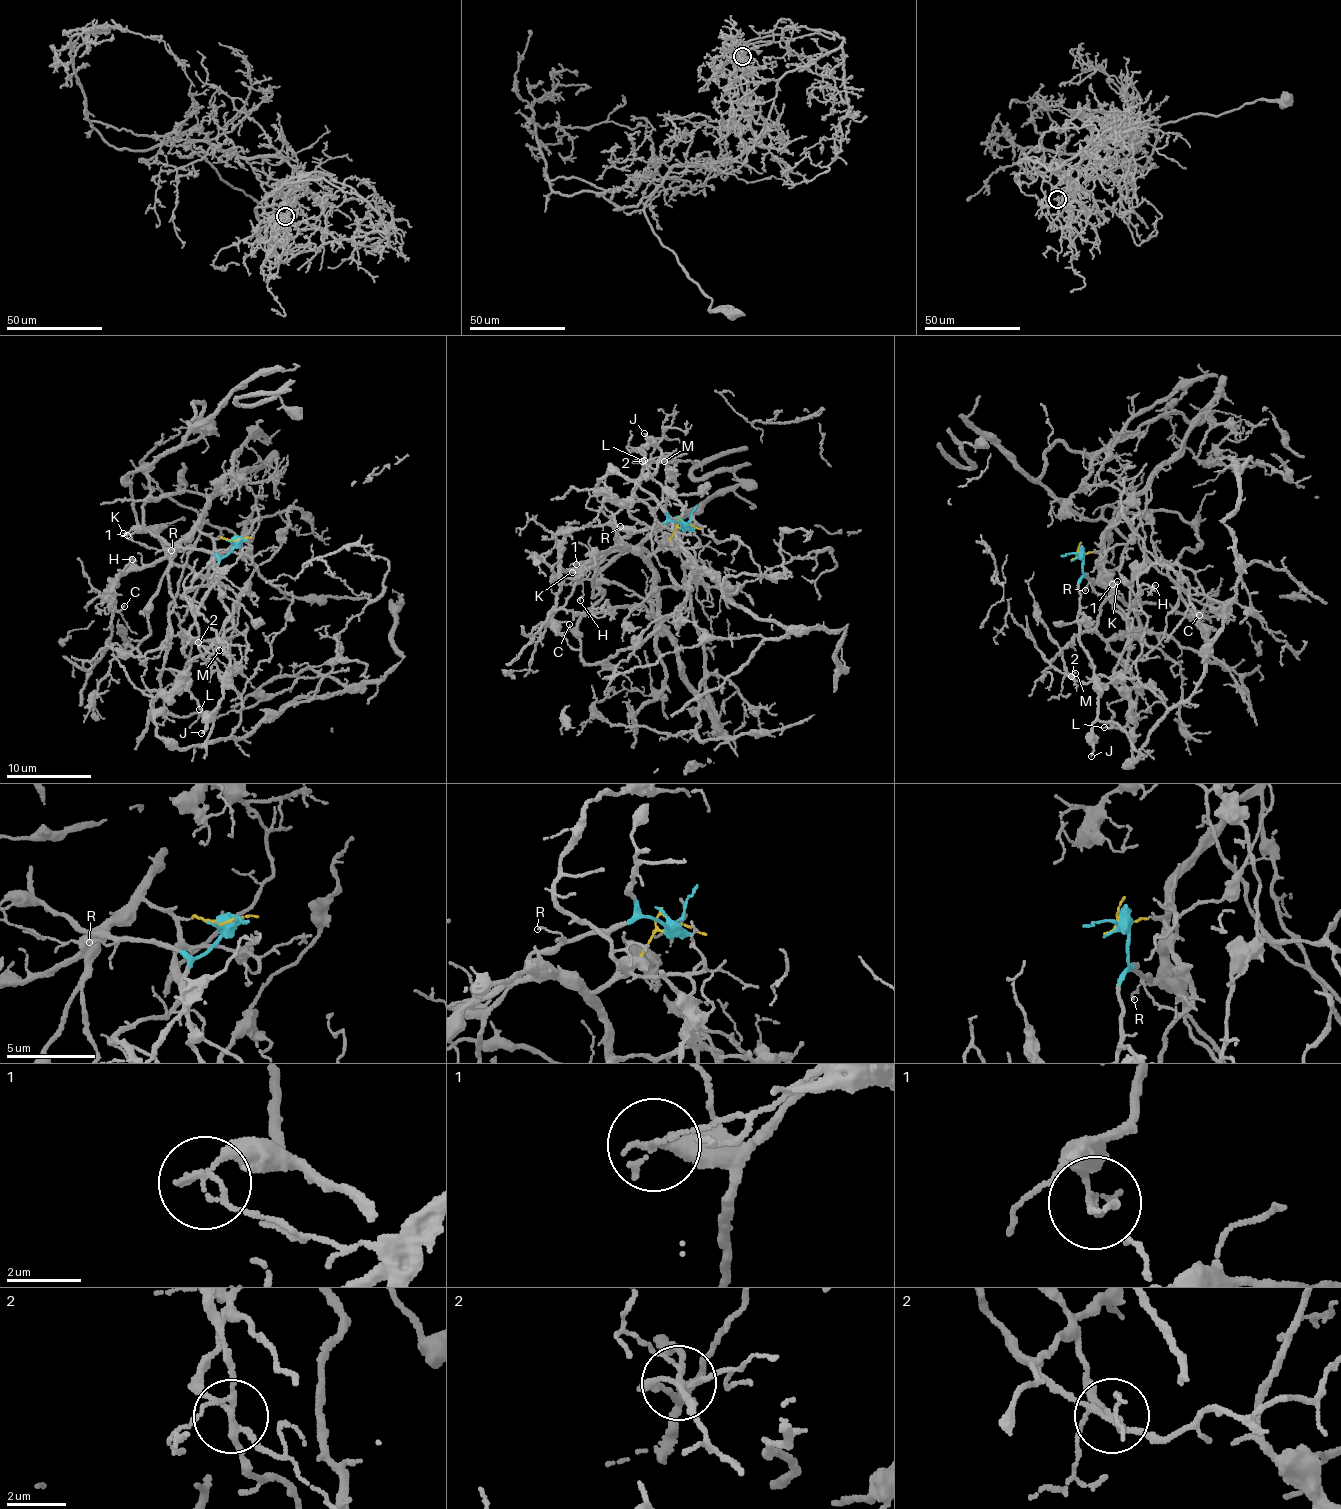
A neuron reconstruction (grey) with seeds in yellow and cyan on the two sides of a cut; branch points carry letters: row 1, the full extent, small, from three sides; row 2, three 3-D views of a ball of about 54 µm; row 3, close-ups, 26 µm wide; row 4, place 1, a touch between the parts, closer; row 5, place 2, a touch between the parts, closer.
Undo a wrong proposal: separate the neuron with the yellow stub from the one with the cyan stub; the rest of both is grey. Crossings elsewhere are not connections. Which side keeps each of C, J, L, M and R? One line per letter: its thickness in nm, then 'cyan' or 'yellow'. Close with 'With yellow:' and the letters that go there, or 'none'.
C: 100 nm | yellow
J: 180 nm | cyan
L: 110 nm | cyan
M: 90 nm | yellow
R: 120 nm | cyan
With yellow: C, M

